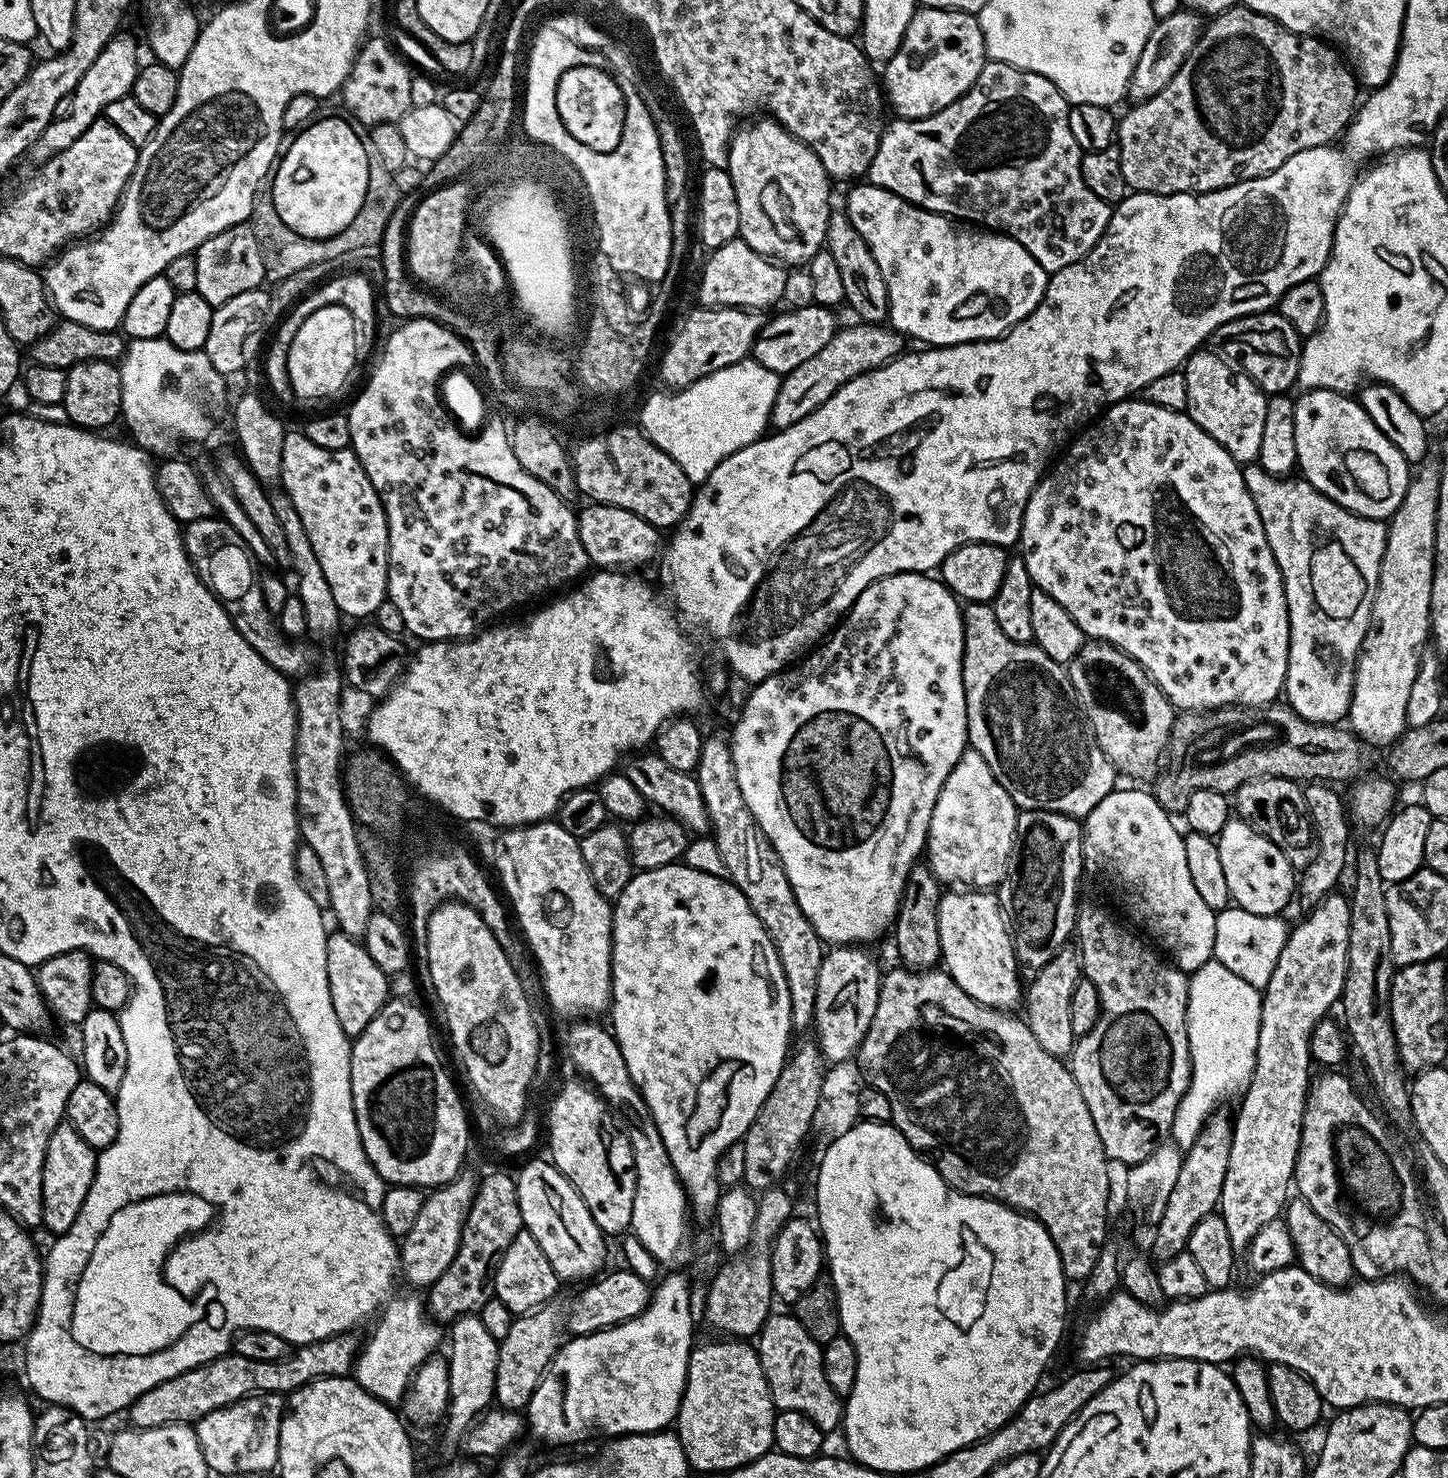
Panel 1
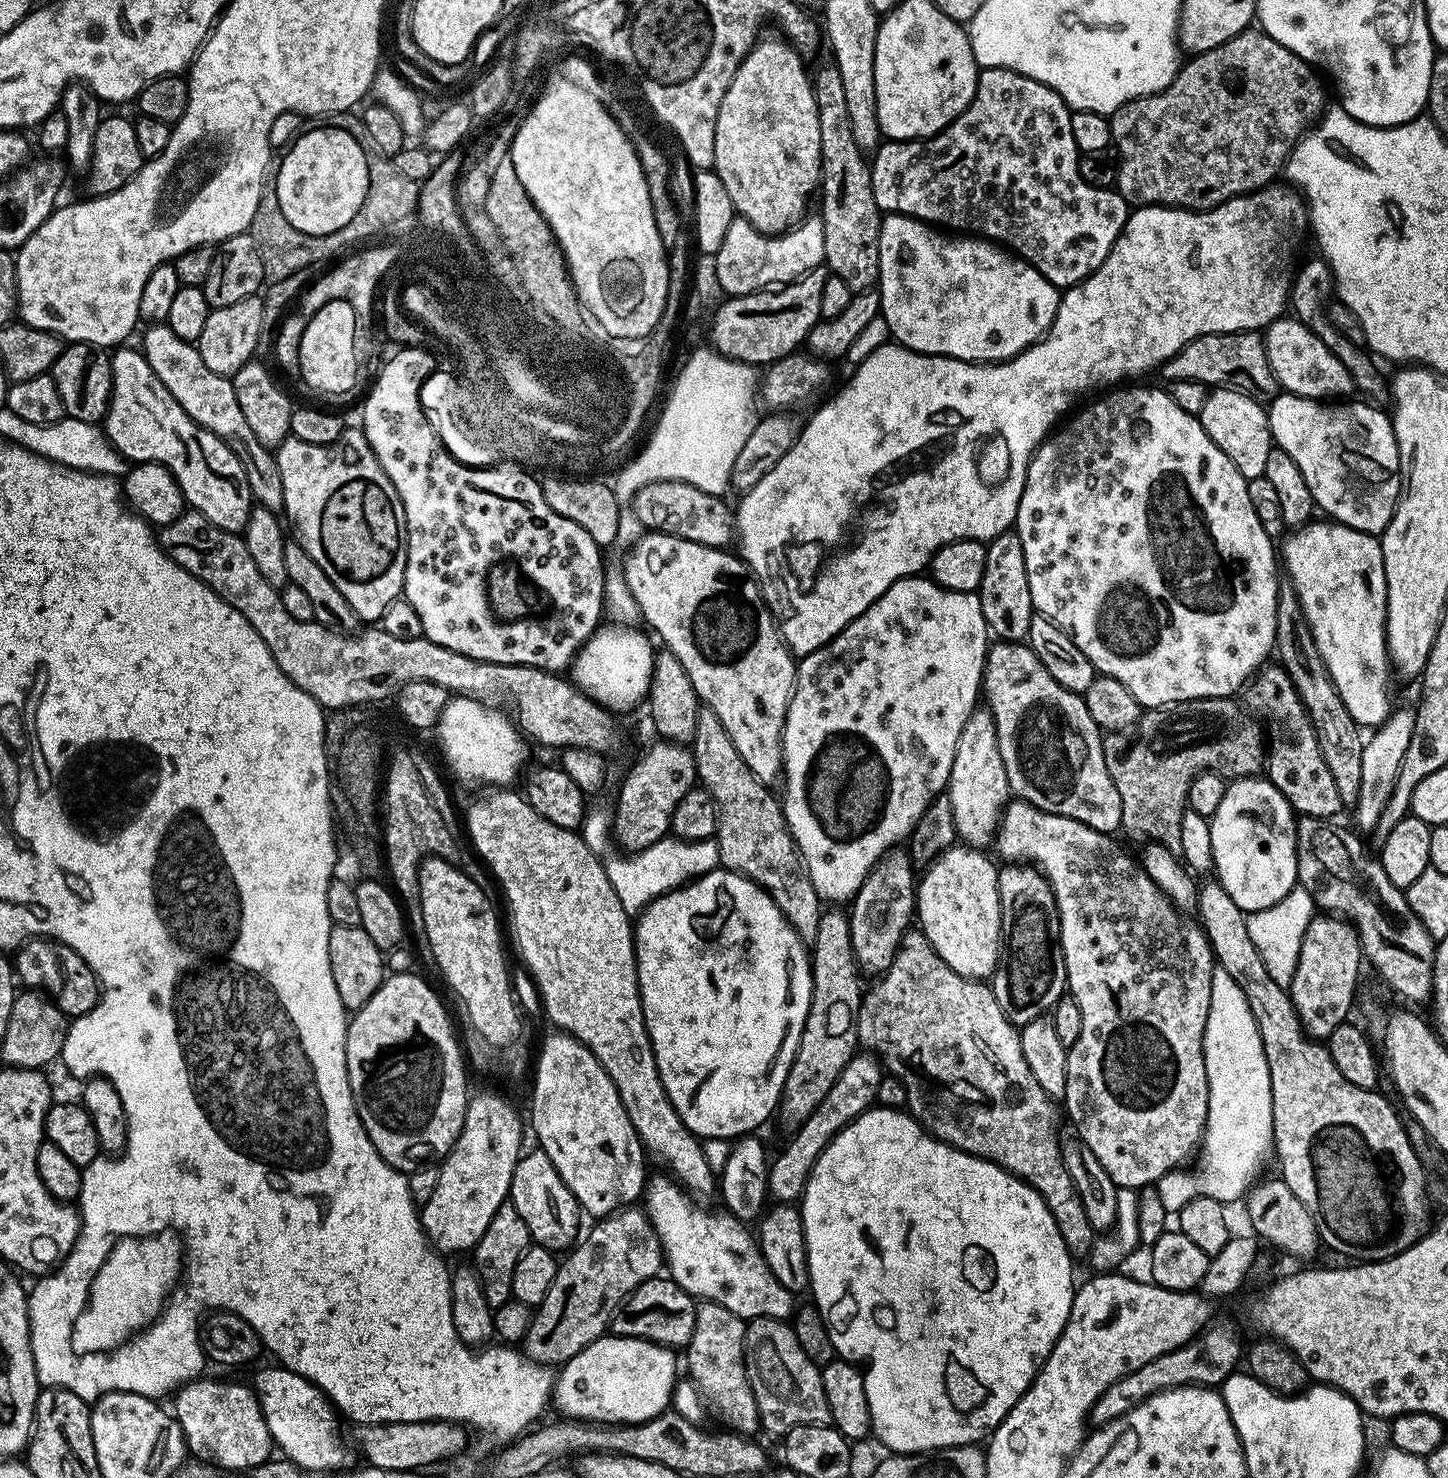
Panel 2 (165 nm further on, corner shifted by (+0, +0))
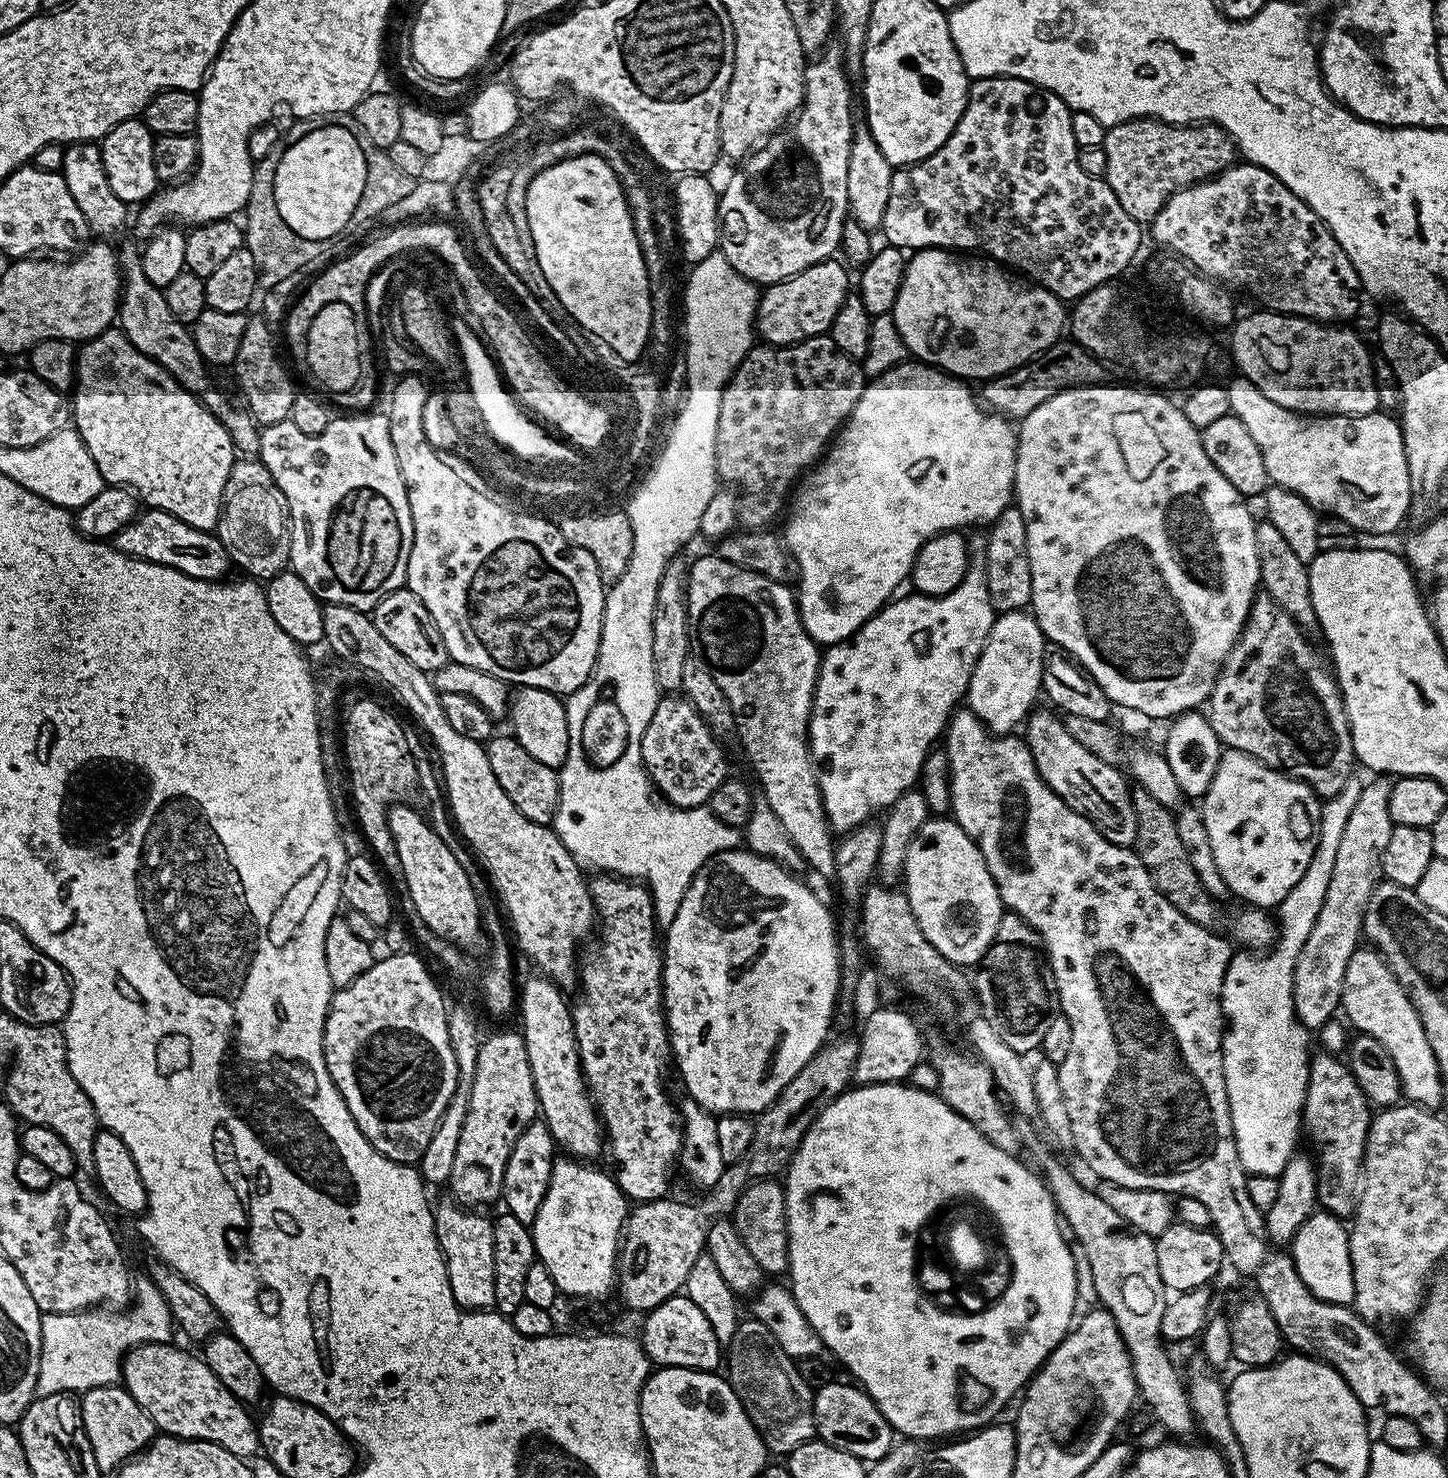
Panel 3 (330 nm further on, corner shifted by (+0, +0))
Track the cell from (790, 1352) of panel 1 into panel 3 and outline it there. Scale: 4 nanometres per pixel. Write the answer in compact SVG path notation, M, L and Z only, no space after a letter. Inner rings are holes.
M754 1318L741 1319L732 1340L726 1345L726 1368L727 1364L726 1379L742 1402L752 1425L759 1430L769 1453L787 1454L816 1436L816 1423L812 1417L814 1388L804 1380L797 1368L797 1361L788 1356L786 1350L782 1350L782 1346L778 1346L774 1334L770 1334L770 1330L766 1330L762 1322Z

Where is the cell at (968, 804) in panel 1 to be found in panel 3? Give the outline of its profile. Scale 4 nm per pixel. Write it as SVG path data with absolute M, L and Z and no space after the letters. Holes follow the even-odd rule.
M1031 611L1001 612L993 619L992 629L984 643L982 654L974 666L974 674L968 683L967 707L988 729L997 734L1012 734L1017 731L1016 724L1023 725L1033 711L1032 703L1042 692L1044 683L1044 662L1046 659L1044 632L1038 626Z

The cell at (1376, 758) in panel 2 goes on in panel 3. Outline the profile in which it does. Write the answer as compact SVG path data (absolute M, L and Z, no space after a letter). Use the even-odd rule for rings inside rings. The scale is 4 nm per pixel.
M1387 779L1364 784L1358 798L1339 829L1338 854L1334 858L1334 874L1326 886L1326 898L1292 975L1292 997L1296 1018L1309 1030L1319 1030L1336 1016L1344 993L1344 975L1350 958L1362 940L1364 911L1370 894L1381 883L1386 845L1394 827L1390 818L1392 784Z

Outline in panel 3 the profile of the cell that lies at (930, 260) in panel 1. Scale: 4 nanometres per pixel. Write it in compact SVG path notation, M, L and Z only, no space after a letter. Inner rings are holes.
M921 248L913 251L907 257L904 265L904 277L898 290L898 298L894 302L890 313L893 322L896 324L897 333L909 353L912 352L917 361L923 362L931 367L939 368L945 374L951 374L957 378L969 378L968 376L984 376L991 378L1003 376L1006 372L1011 372L1025 360L1031 360L1034 356L1039 356L1044 349L1051 344L1057 343L1061 339L1062 333L1066 328L1066 304L1060 297L1050 290L1041 288L1039 284L1033 284L1019 275L1013 274L1007 267L1001 266L991 258L981 258L976 254L957 254L947 248Z

